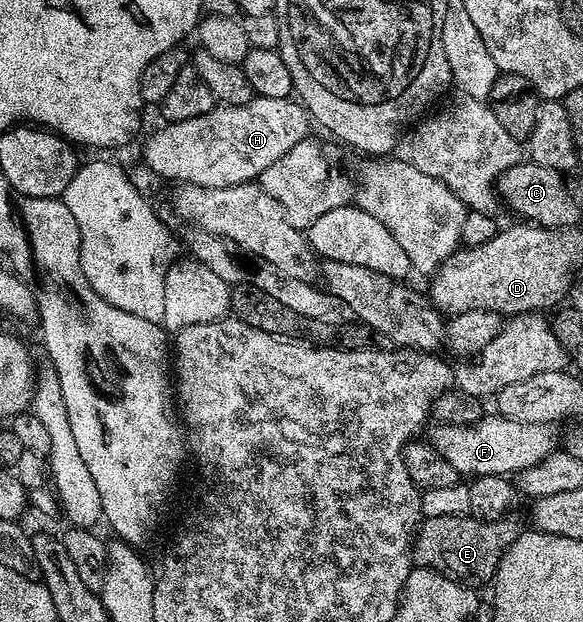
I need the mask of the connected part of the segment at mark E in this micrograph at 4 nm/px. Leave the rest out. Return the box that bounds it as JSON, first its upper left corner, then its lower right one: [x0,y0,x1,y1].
[412,515,524,587]

